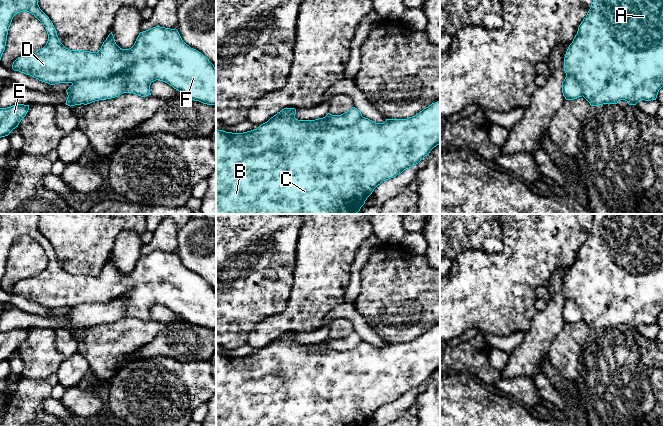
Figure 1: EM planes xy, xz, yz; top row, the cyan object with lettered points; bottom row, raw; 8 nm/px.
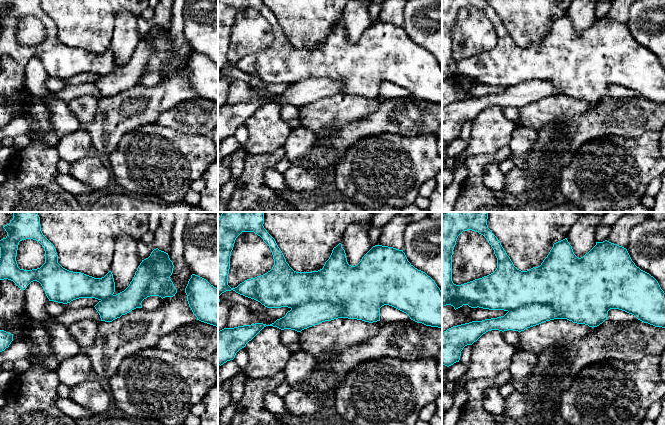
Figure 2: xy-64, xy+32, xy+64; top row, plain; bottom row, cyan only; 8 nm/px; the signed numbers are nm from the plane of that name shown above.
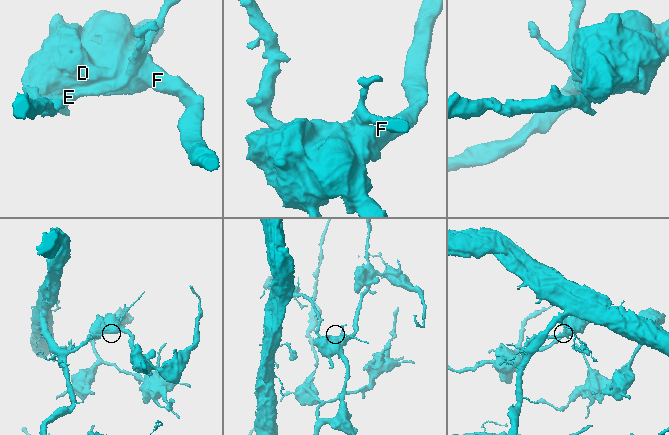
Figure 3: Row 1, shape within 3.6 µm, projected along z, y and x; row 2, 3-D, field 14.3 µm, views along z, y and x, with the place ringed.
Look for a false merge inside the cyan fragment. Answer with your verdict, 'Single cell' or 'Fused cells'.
Fused cells

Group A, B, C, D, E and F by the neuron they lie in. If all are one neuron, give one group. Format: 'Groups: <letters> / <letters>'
Groups: A B C D F / E

